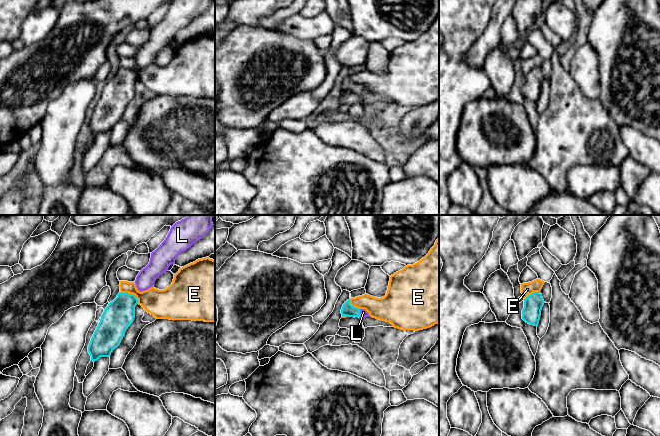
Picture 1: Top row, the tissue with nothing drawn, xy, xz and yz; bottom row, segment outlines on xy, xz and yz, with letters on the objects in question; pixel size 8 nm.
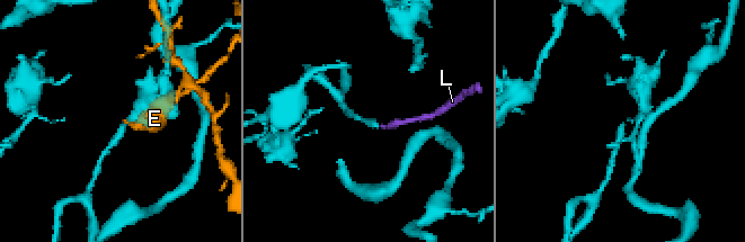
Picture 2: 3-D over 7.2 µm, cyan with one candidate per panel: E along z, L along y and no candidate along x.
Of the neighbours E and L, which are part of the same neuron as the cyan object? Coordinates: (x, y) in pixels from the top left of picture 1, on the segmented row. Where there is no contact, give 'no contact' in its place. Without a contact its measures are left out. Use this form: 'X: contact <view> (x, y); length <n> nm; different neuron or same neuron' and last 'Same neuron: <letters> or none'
E: contact xy (132, 294); length 170 nm; different neuron
L: contact xz (359, 313); length 80 nm; same neuron
Same neuron: L

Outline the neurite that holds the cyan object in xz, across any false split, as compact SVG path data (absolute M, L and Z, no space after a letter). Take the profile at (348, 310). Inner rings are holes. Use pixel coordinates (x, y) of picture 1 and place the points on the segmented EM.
M350 299L347 300L341 309L341 314L343 316L347 317L359 317L359 318L364 318L364 317L370 317L369 313L365 309L359 309L357 307L354 307L350 304Z

